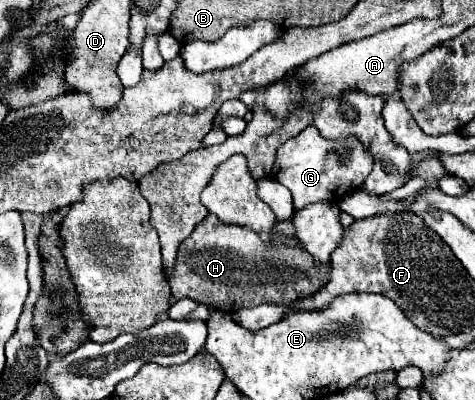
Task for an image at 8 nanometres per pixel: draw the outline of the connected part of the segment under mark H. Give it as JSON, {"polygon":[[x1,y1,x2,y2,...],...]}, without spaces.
{"polygon":[[211,213,193,229,193,233,179,245,177,261,173,267,173,273,169,277,169,287,173,293,173,299,195,299,197,303,205,303,213,309,235,313,243,307,257,307,261,303,281,303,281,301,293,301,297,297,309,295,319,291,329,281,329,265,323,269,313,265,313,257,297,247,287,245,275,245,267,247,263,241,253,233,249,227,239,225,225,225]]}

